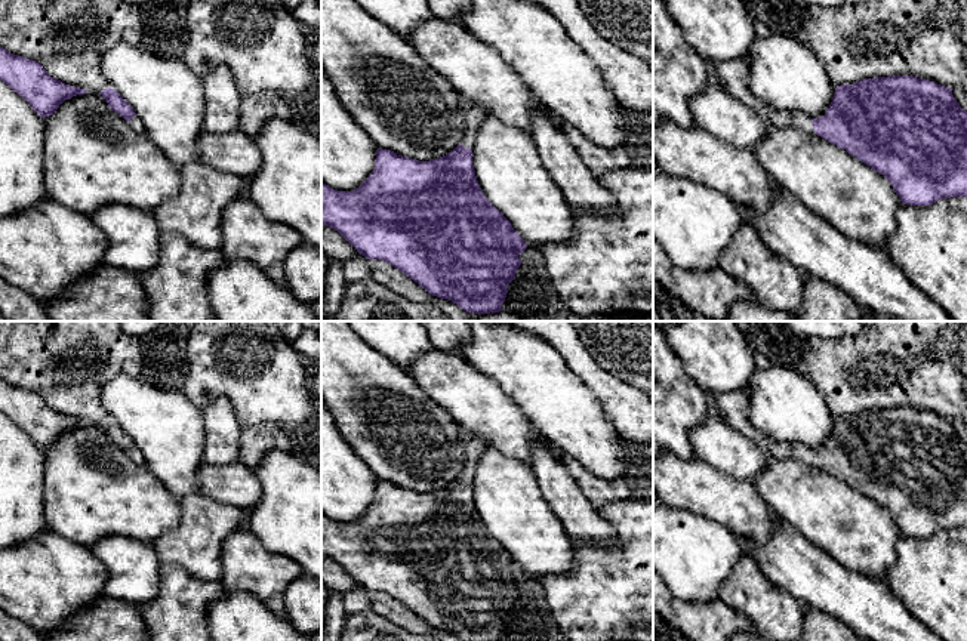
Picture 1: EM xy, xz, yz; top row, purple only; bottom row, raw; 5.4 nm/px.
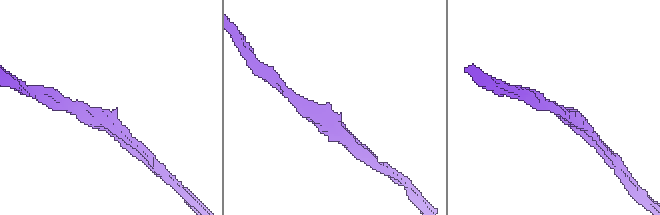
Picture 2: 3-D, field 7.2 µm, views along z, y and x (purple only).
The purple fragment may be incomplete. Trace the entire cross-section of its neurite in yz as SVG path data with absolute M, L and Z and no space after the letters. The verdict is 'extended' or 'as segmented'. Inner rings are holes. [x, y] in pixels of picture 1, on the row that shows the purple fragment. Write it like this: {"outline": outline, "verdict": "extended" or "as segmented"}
{"outline": "M742 59L715 61L709 64L727 92L752 108L767 127L794 127L809 135L817 135L846 150L850 155L881 173L893 187L903 204L930 206L942 198L967 198L967 111L960 107L952 89L914 75L890 75L862 78L853 84L835 87L832 102L819 118L776 110L757 98L748 84L746 65Z", "verdict": "extended"}

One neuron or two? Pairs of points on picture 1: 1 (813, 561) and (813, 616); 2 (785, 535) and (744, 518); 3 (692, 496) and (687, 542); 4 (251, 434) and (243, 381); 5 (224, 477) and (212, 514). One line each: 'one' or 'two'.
1: two
2: two
3: two
4: two
5: two

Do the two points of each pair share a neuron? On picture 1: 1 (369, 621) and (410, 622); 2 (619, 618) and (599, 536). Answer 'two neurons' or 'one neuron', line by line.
1: two neurons
2: two neurons

